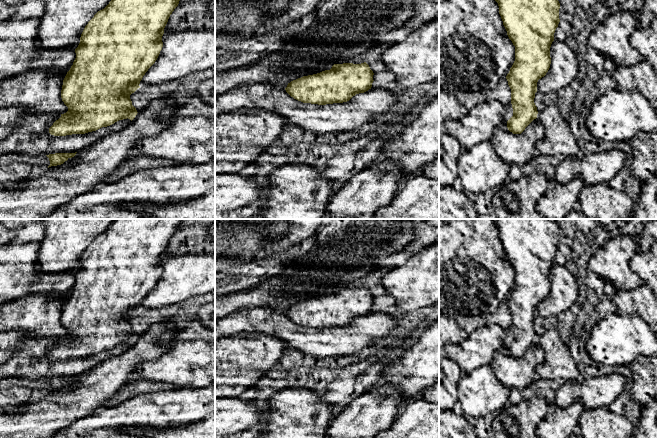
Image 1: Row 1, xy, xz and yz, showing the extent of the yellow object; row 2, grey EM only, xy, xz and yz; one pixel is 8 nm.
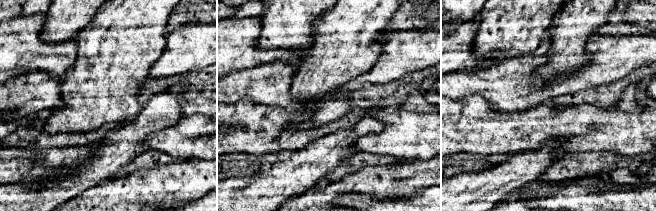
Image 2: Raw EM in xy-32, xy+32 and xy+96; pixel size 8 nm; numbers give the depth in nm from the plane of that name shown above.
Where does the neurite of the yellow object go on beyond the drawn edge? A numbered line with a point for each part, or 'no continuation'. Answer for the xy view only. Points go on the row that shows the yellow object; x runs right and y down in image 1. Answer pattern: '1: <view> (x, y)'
no continuation

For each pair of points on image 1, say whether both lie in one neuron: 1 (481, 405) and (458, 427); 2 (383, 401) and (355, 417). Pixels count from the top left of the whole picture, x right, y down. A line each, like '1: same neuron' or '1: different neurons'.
1: different neurons
2: same neuron

